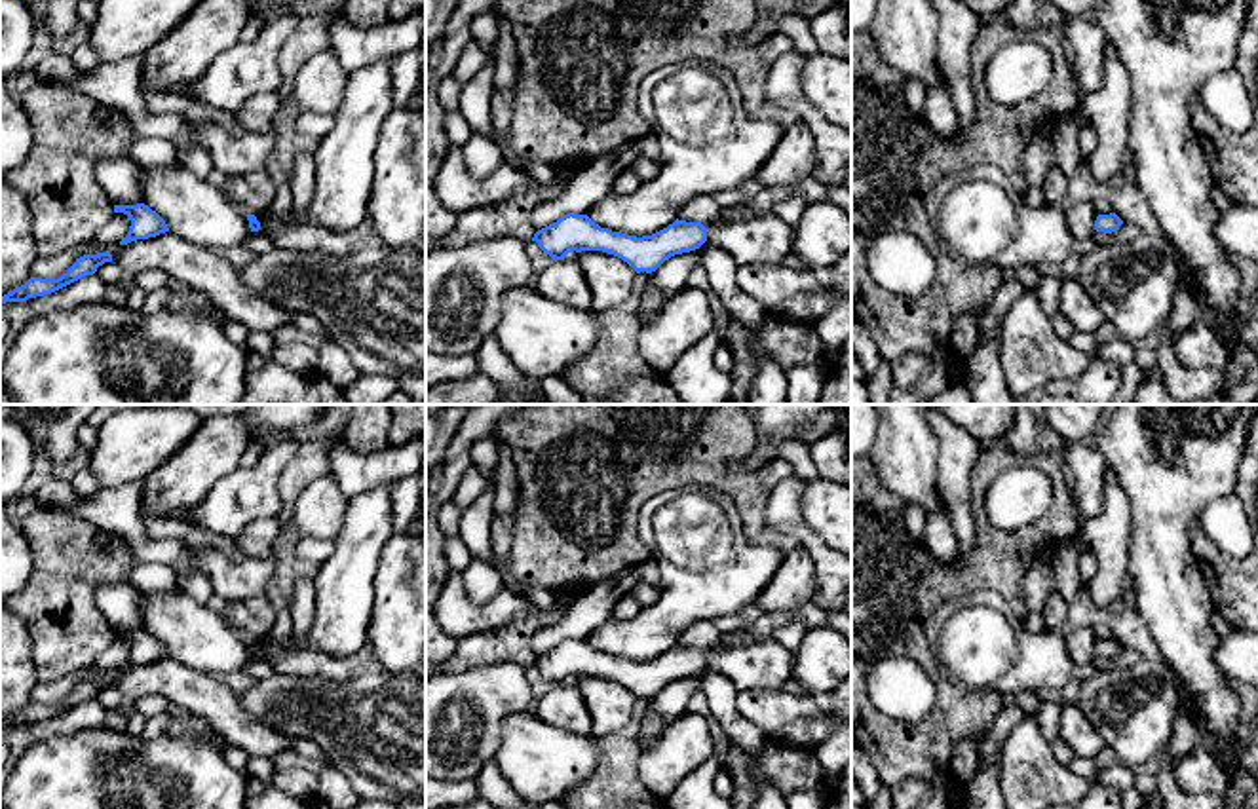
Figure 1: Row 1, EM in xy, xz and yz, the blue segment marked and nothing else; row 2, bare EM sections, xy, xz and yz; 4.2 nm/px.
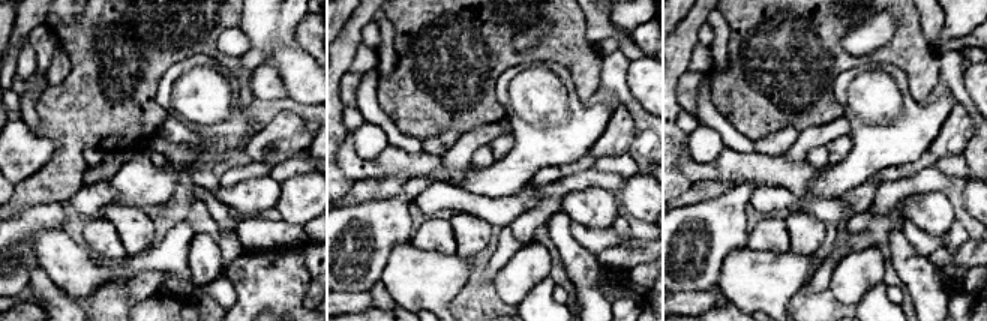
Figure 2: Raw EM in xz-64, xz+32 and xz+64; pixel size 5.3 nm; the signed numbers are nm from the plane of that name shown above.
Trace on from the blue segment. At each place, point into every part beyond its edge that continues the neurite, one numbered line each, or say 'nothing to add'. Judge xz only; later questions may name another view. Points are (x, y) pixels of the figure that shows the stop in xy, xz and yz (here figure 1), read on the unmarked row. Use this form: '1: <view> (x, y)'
1: xz (766, 665)

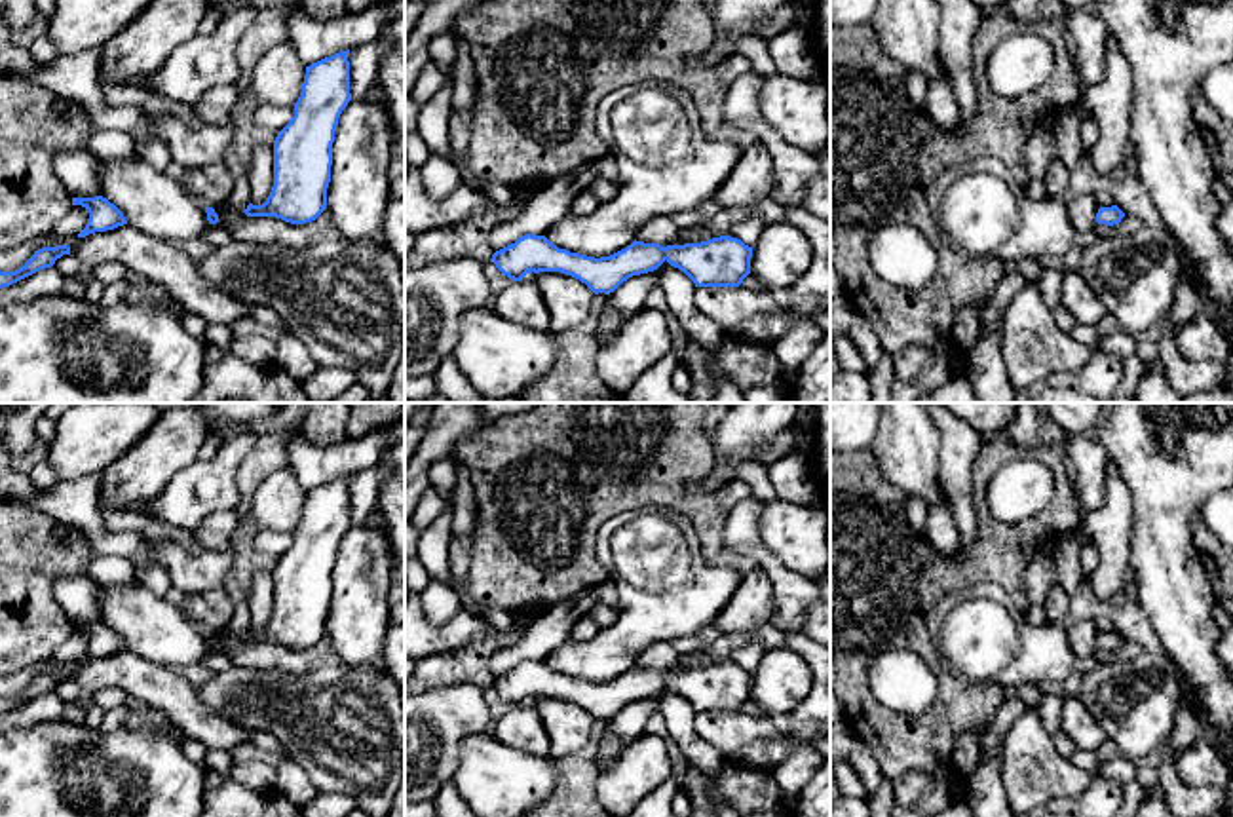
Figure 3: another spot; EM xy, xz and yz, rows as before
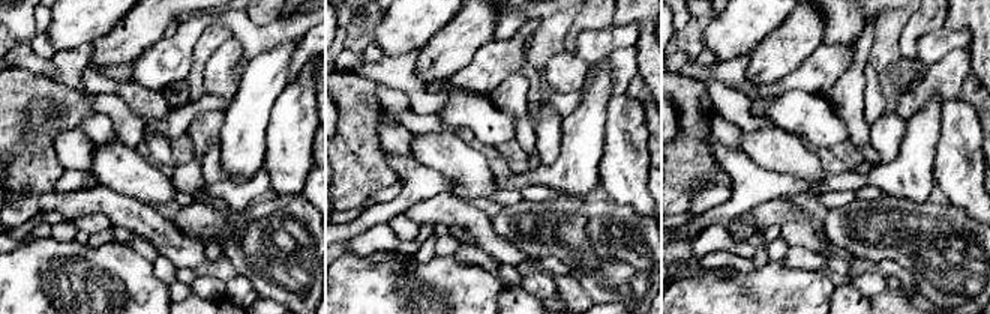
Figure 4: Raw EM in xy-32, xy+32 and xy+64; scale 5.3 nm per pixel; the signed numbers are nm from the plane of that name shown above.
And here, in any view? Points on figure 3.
nothing to add

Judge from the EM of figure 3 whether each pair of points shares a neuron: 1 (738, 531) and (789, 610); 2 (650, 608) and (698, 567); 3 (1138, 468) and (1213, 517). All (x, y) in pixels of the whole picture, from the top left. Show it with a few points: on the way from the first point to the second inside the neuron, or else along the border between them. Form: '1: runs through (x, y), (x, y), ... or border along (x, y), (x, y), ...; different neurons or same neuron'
1: runs through (755, 550), (779, 574), (789, 591); same neuron
2: runs through (665, 608), (671, 608), (698, 582); same neuron
3: border along (1213, 494), (1197, 510); different neurons

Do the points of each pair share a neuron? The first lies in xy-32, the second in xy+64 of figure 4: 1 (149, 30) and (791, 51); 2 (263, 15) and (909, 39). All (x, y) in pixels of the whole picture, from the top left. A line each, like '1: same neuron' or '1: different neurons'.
1: same neuron
2: same neuron

